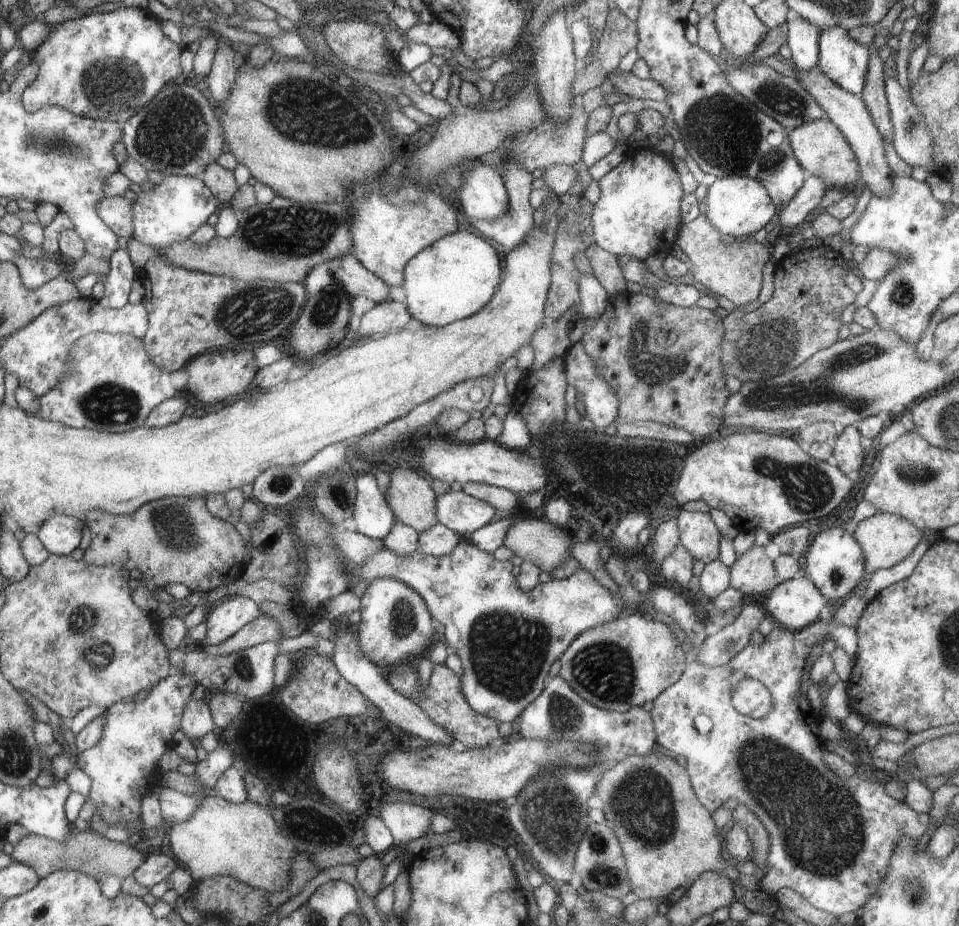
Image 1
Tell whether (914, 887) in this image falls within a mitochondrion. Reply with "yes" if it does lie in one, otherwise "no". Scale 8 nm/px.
yes

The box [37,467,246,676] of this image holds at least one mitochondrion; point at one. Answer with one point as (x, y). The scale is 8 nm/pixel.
(176, 527)

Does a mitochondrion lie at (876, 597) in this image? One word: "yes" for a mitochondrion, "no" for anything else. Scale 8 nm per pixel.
no

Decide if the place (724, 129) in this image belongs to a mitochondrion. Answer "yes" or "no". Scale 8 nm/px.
yes

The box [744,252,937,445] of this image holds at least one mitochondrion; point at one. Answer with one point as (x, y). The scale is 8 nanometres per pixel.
(903, 293)

